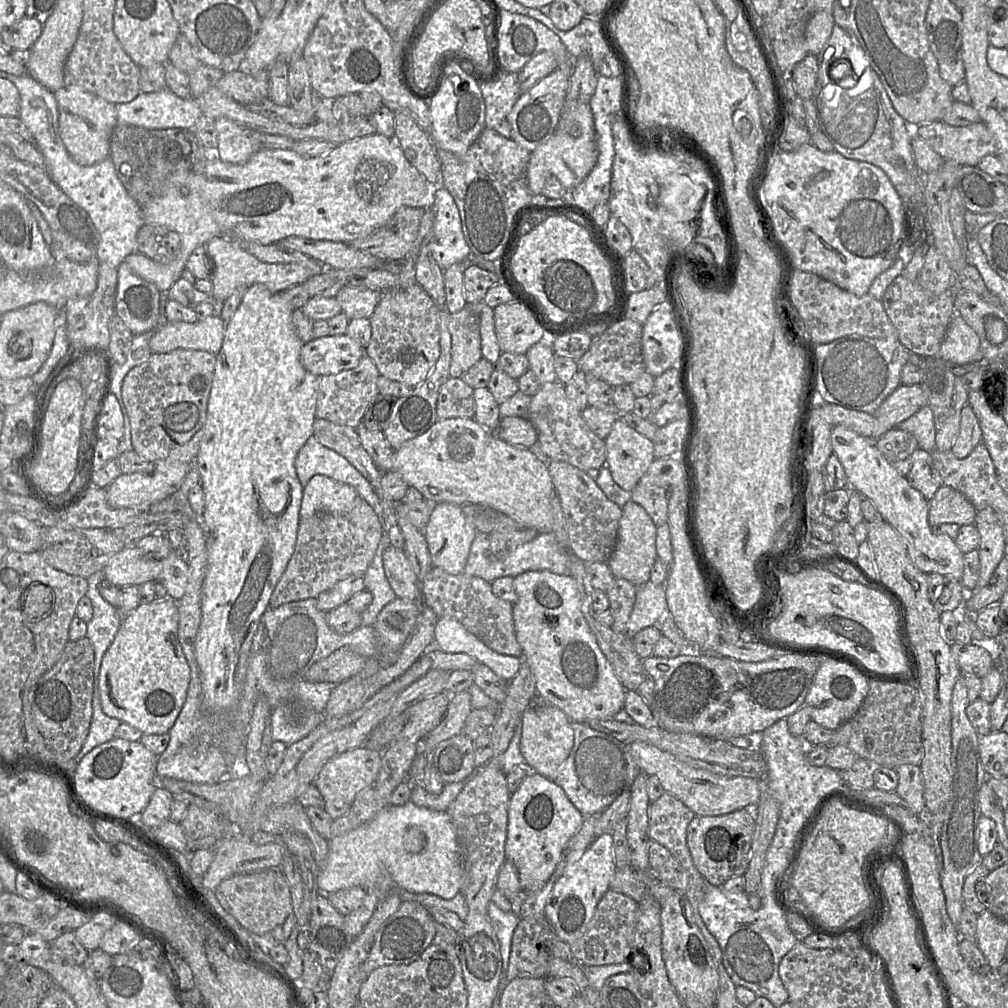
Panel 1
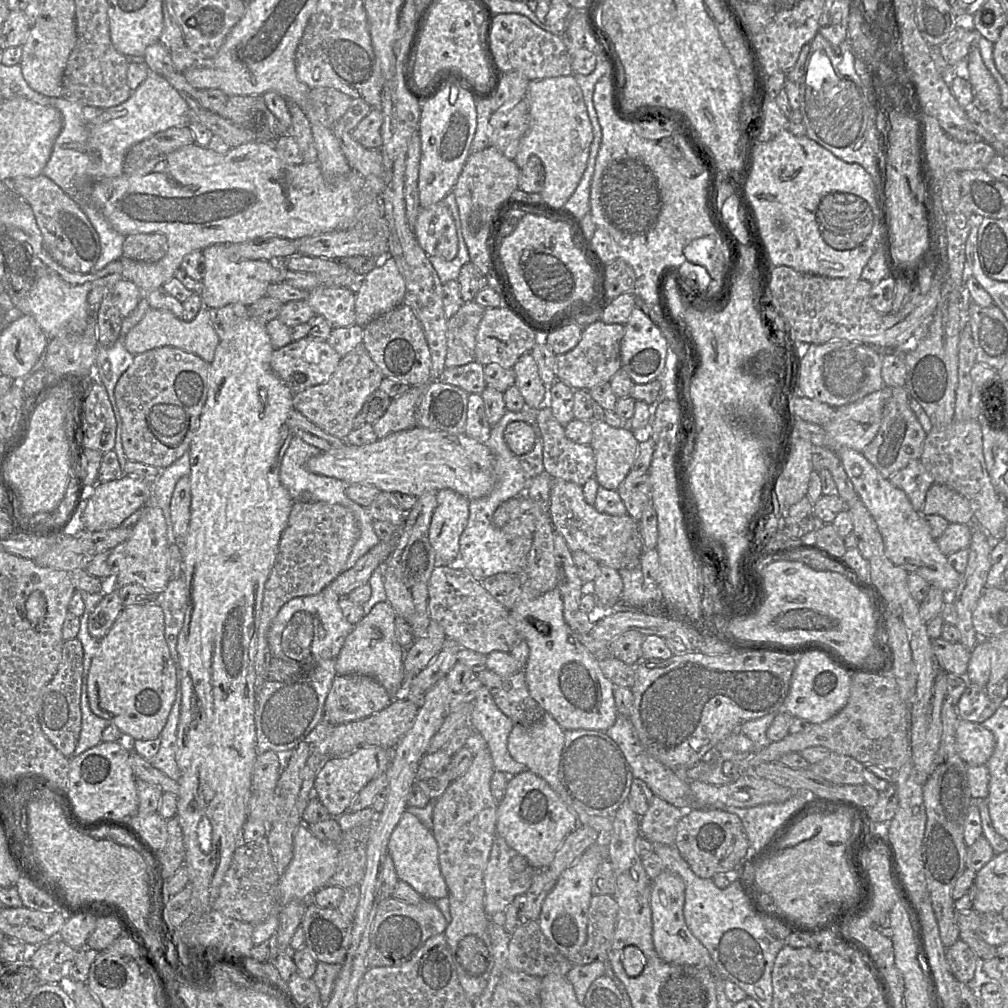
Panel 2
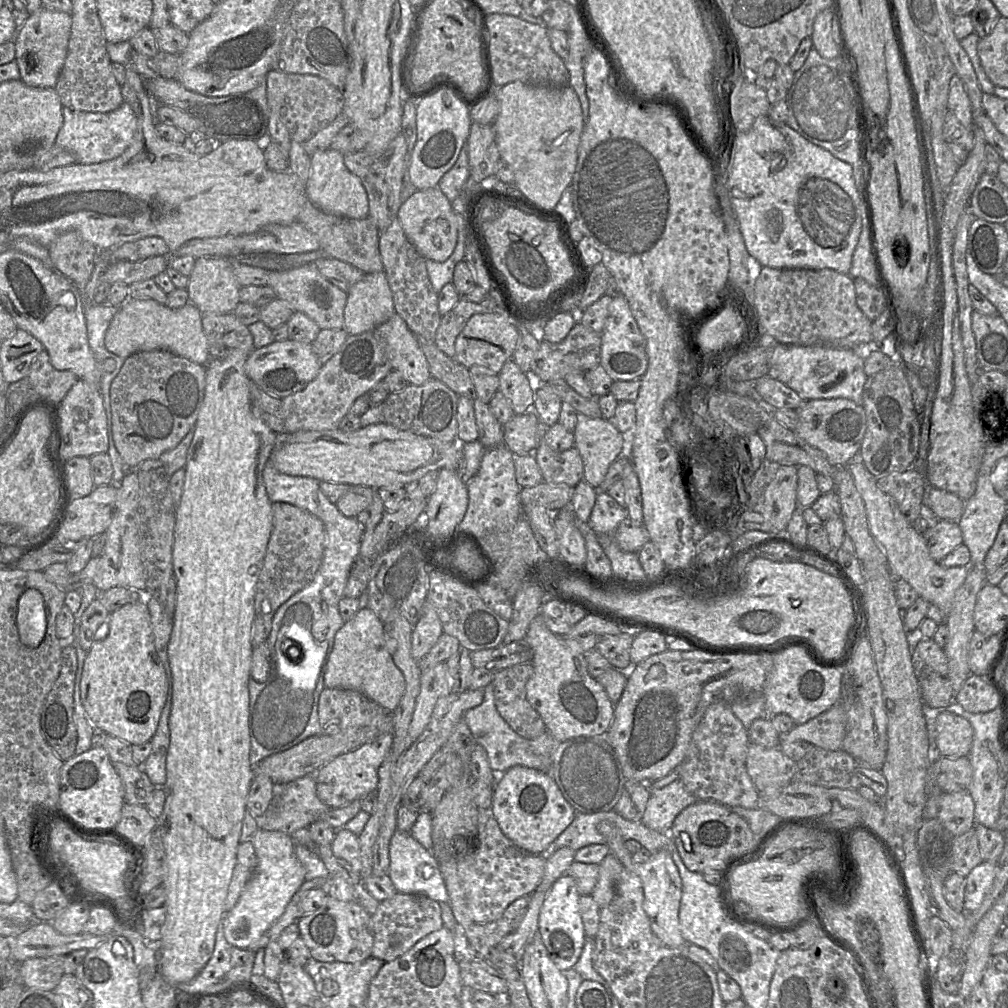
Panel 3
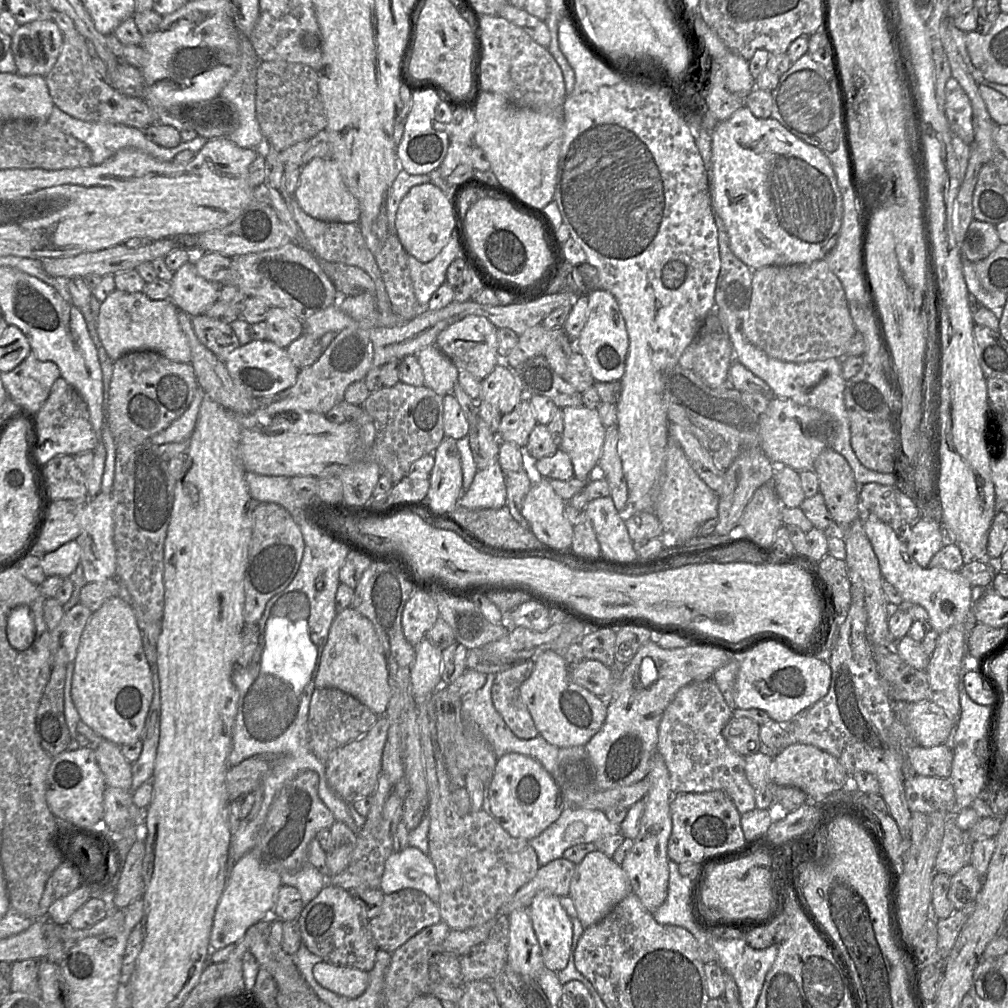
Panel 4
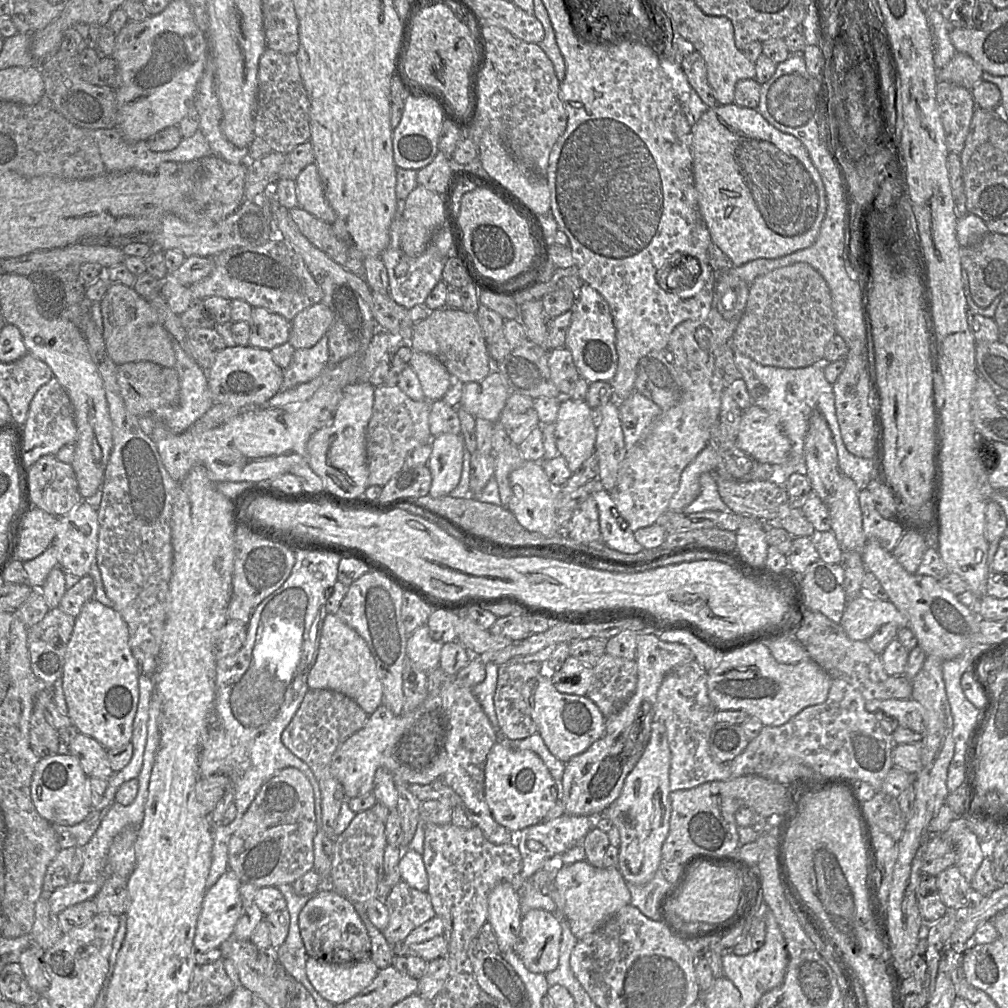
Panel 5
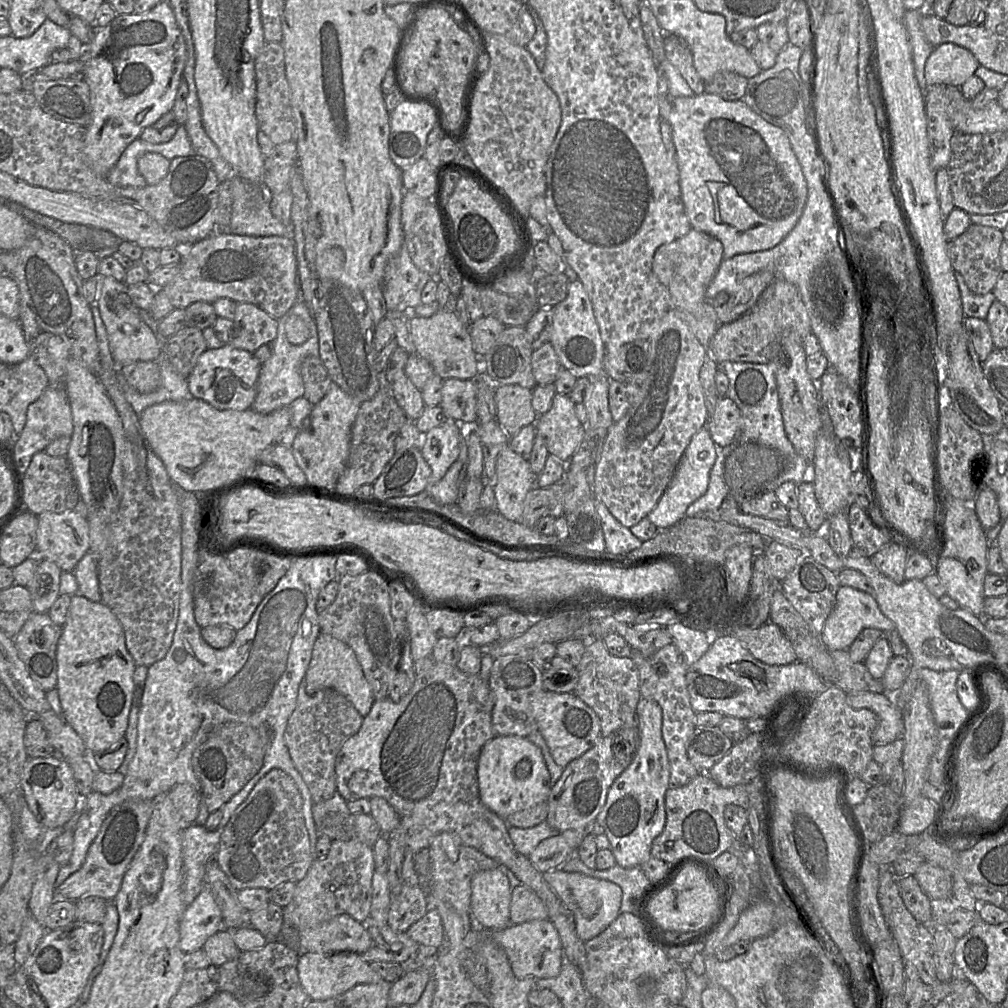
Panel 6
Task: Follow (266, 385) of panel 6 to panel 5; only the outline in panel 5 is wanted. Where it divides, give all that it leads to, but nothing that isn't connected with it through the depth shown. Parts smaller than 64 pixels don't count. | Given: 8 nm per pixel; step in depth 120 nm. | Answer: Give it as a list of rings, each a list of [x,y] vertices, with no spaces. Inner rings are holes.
[[[322,337],[311,348],[295,349],[290,364],[283,369],[282,391],[310,382],[328,365],[328,337]]]

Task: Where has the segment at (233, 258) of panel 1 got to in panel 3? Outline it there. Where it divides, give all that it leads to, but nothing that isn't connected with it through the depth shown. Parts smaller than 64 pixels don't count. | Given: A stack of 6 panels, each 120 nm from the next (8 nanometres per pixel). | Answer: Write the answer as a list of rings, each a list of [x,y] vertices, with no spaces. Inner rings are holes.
[[[203,256],[196,258],[186,290],[202,313],[229,313],[240,302],[240,288],[230,259]]]

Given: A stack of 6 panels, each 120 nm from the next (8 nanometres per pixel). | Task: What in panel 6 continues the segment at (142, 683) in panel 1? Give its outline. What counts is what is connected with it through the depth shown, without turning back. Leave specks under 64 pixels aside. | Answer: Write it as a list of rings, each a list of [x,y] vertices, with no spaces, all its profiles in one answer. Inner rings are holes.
[[[79,594],[73,595],[56,649],[57,685],[62,718],[82,739],[88,753],[104,751],[124,737],[135,685],[135,663],[126,648],[125,634],[116,615],[102,602],[93,602]]]

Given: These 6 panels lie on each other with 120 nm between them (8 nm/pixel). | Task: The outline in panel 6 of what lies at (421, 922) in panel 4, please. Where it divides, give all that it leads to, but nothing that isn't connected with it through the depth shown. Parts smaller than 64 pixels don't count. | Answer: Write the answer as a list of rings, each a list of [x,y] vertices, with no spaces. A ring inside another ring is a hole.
[[[404,883],[400,892],[391,899],[388,925],[394,931],[406,932],[429,908],[424,889],[421,886]]]

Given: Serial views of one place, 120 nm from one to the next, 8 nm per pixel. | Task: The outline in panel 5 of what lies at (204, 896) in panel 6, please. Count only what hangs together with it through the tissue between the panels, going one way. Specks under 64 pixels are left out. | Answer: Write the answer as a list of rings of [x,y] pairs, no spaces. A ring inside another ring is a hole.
[[[227,870],[206,891],[193,940],[196,951],[206,952],[219,948],[224,941],[233,936],[242,910],[240,884],[236,874]]]

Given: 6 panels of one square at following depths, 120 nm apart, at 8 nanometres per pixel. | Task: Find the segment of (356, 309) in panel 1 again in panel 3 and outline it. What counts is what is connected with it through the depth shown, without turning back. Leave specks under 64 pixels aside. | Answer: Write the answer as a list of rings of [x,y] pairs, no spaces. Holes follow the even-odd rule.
[[[314,263],[284,271],[271,271],[269,285],[277,297],[289,302],[294,311],[303,312],[321,329],[342,329],[344,327],[344,308],[348,294],[326,280]]]

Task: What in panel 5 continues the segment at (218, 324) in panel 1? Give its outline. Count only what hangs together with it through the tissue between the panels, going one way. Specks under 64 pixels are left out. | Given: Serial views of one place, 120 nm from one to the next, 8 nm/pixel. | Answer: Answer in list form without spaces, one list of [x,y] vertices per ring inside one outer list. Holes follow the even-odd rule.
[[[120,283],[109,284],[99,303],[103,322],[102,336],[107,353],[114,363],[120,365],[132,361],[150,361],[174,368],[176,357],[169,333],[150,303],[133,287]]]

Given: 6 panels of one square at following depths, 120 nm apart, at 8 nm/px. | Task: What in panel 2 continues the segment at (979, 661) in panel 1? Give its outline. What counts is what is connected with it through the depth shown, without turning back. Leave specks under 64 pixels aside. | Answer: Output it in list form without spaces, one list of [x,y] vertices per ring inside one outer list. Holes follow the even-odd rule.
[[[942,638],[932,640],[932,649],[940,667],[947,674],[967,675],[971,650],[960,642],[948,642]]]

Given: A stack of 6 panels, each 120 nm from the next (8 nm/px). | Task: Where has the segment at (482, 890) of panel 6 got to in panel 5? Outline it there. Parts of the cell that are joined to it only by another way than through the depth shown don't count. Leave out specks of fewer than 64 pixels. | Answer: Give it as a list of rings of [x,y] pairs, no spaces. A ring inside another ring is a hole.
[[[514,883],[497,884],[488,896],[489,924],[501,952],[514,951],[519,940],[523,912]]]

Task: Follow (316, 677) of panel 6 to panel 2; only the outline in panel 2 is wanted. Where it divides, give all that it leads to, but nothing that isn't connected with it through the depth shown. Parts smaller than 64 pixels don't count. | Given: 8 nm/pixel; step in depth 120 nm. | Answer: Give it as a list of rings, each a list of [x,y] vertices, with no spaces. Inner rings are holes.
[[[386,601],[376,604],[354,625],[336,659],[336,675],[362,674],[377,680],[394,700],[402,692],[406,651],[396,638],[396,613]]]

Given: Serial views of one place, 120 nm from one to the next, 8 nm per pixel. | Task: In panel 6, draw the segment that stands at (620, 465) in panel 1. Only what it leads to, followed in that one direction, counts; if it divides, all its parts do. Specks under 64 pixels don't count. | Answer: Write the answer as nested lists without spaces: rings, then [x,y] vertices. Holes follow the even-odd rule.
[[[557,393],[551,408],[539,415],[534,423],[550,455],[567,464],[585,435],[585,425],[575,413],[575,403],[564,394]]]

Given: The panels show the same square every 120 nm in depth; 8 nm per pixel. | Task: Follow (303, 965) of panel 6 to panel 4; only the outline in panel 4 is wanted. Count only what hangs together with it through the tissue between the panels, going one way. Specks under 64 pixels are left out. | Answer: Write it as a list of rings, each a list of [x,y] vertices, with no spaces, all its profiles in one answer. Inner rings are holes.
[[[328,962],[313,967],[315,980],[325,989],[347,998],[357,998],[368,986],[369,974],[354,967],[336,966]]]

